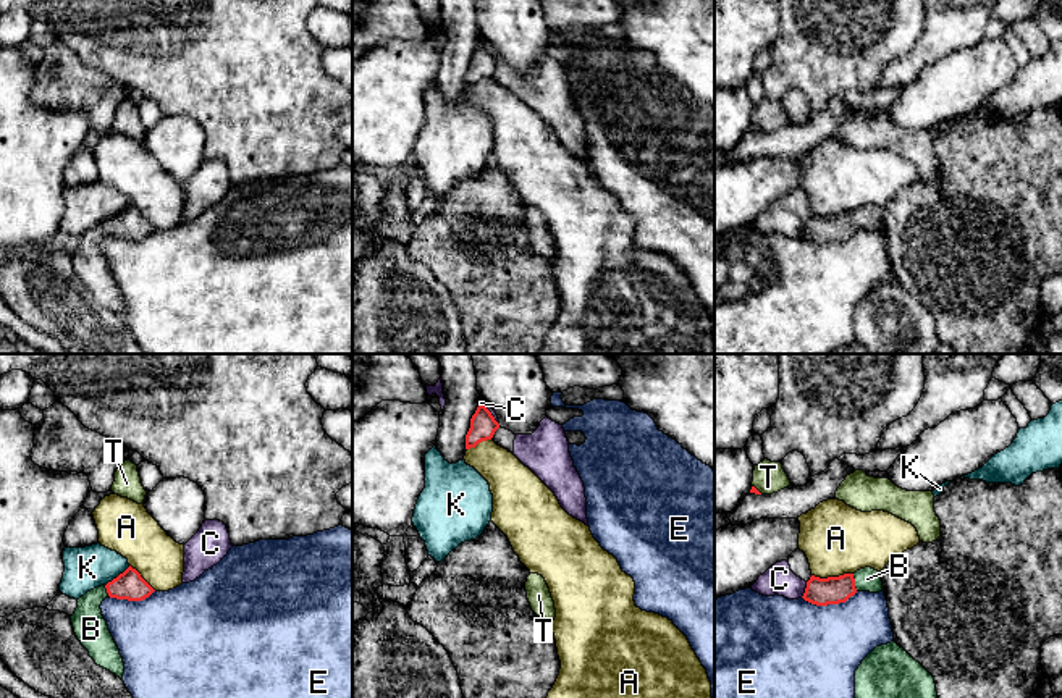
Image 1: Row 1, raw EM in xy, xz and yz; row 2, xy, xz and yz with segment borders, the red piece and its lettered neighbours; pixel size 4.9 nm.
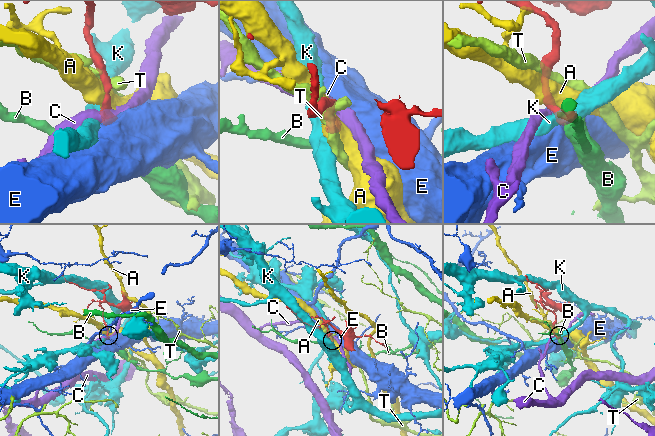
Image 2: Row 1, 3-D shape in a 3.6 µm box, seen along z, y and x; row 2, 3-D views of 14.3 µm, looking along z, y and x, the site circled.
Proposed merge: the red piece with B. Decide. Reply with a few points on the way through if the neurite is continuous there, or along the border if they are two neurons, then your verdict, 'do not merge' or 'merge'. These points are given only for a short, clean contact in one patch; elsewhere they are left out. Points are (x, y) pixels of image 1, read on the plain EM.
runs through yz (833, 228), (854, 220), (867, 217); merge

